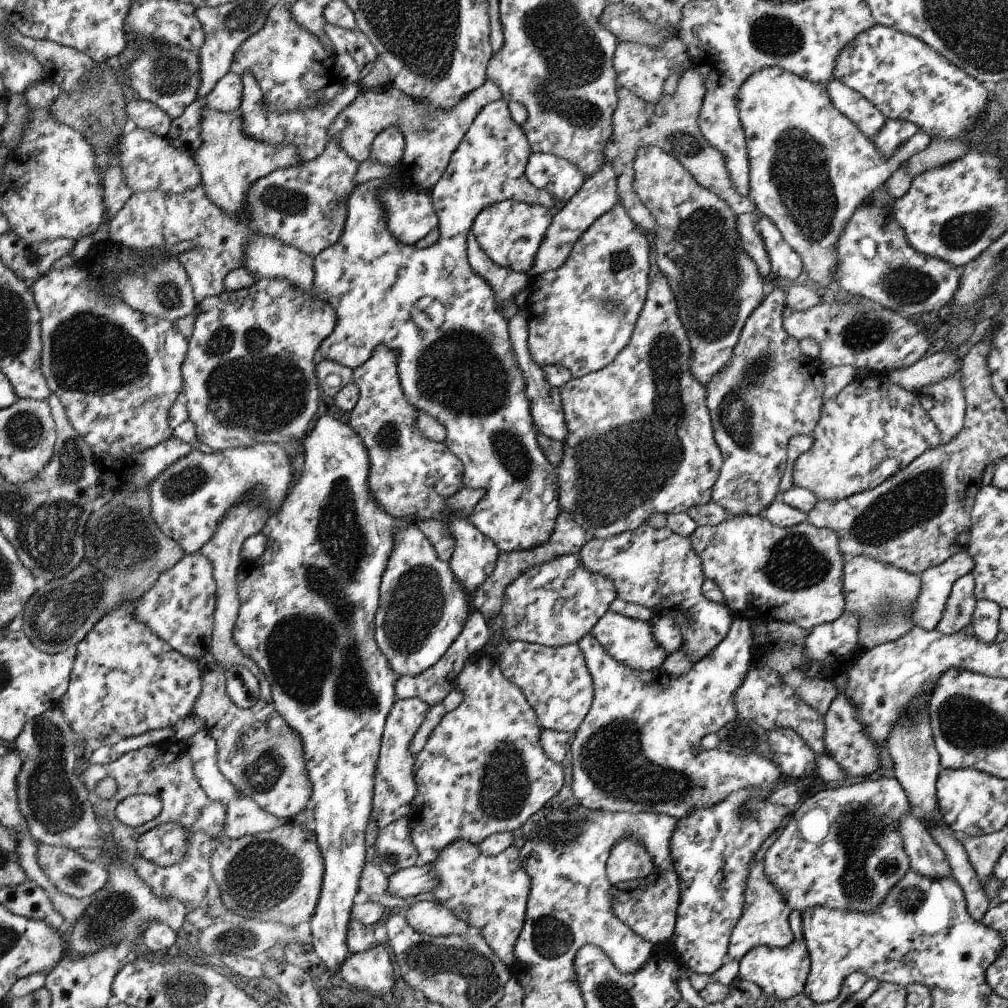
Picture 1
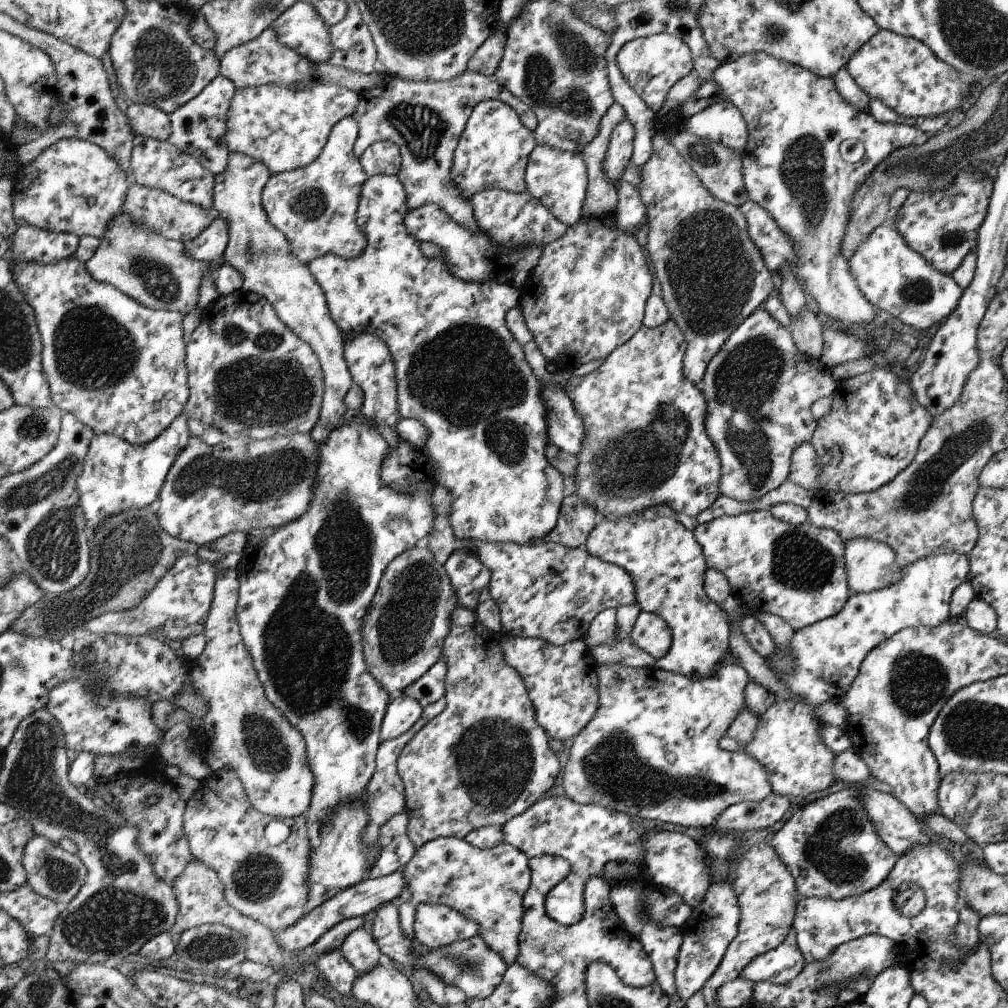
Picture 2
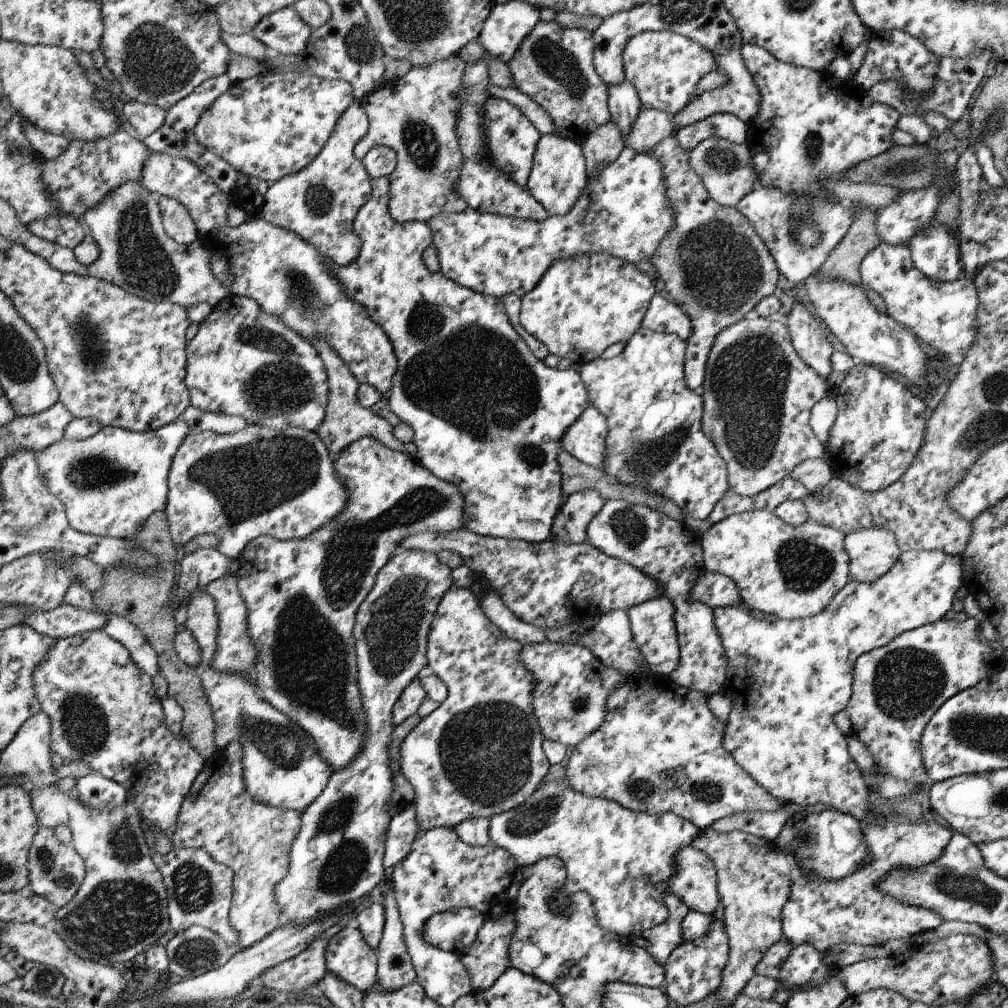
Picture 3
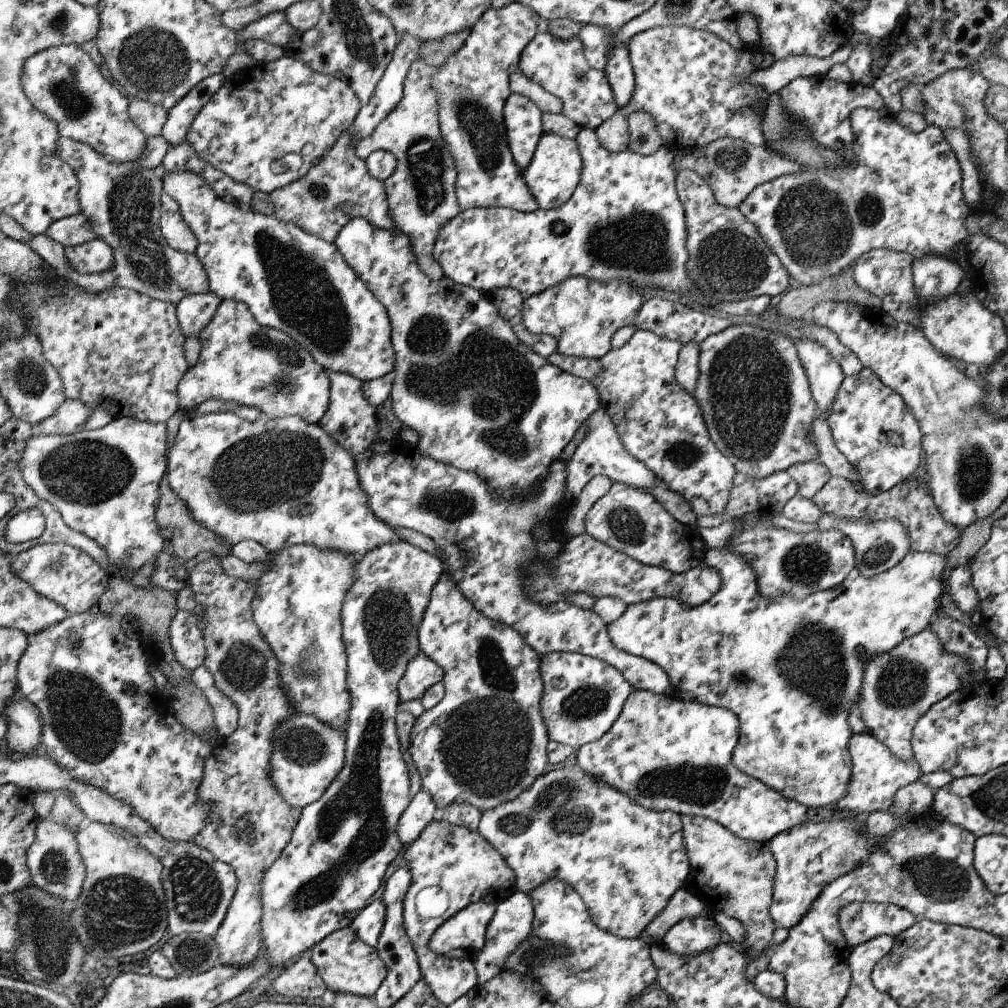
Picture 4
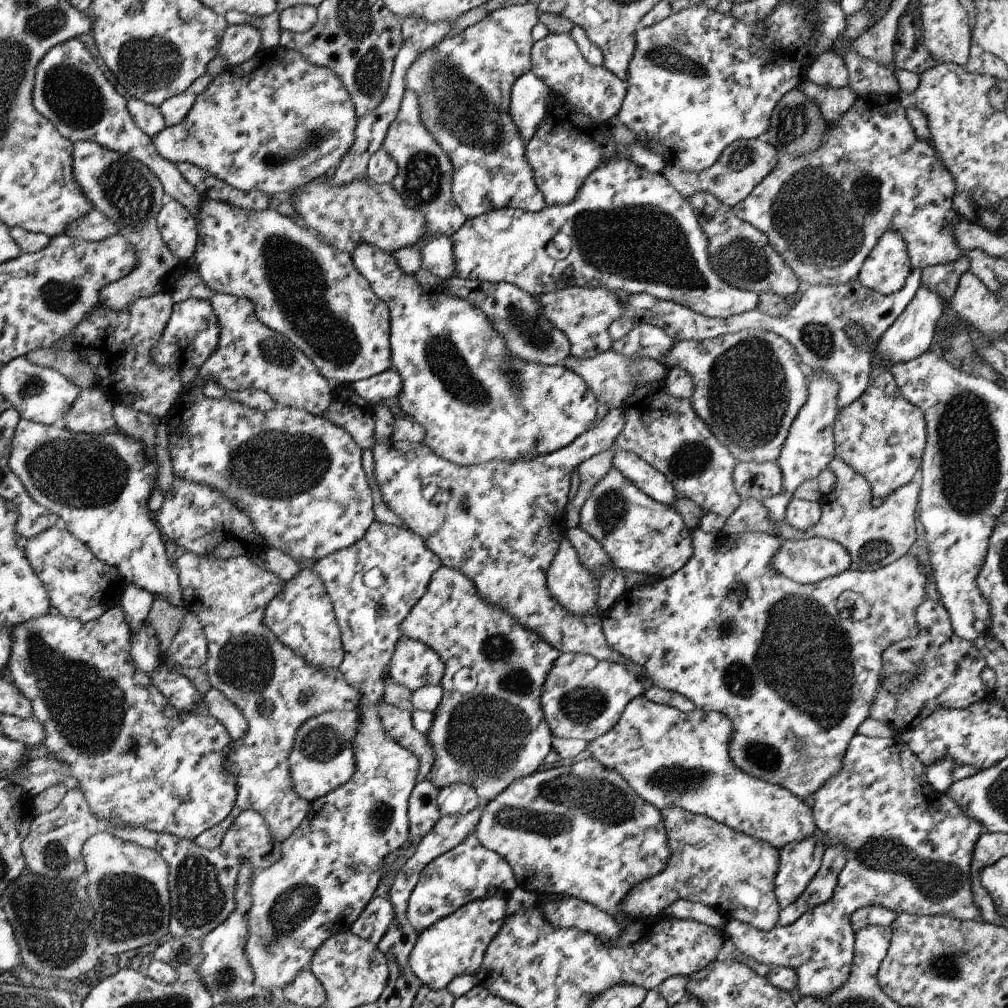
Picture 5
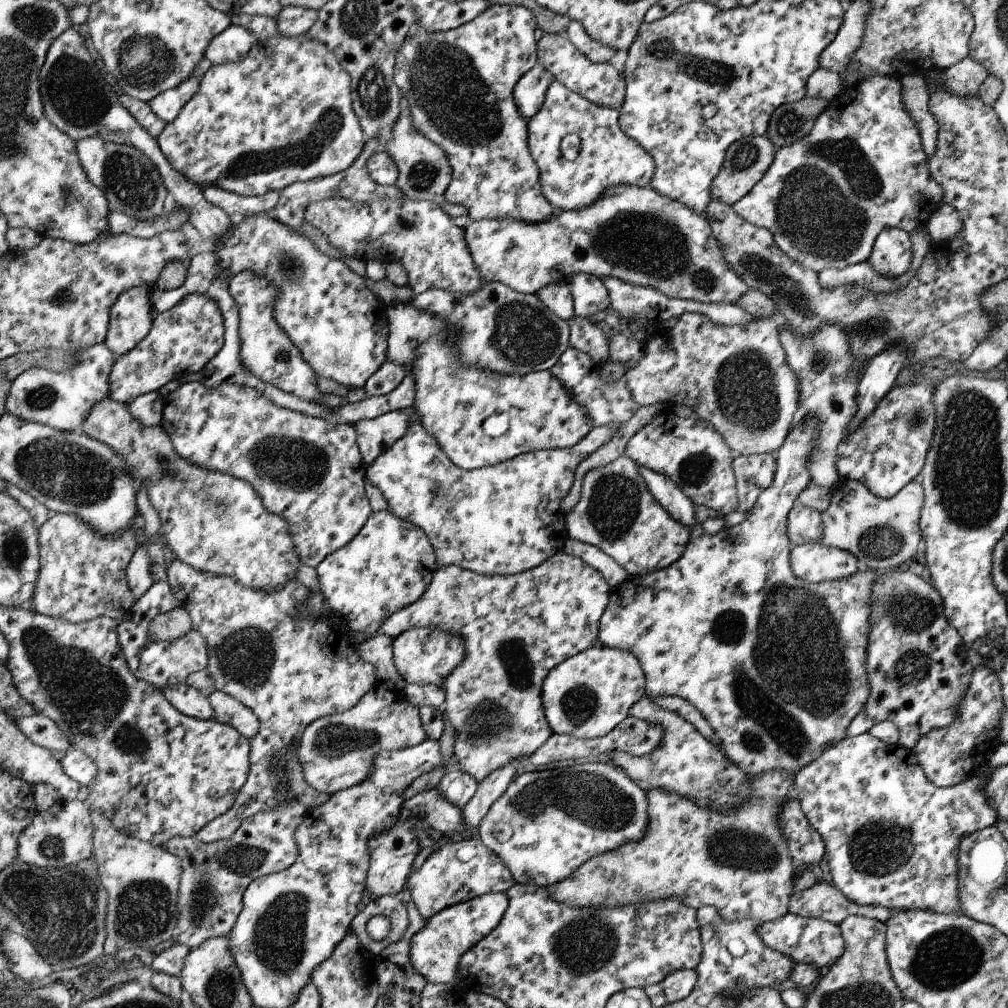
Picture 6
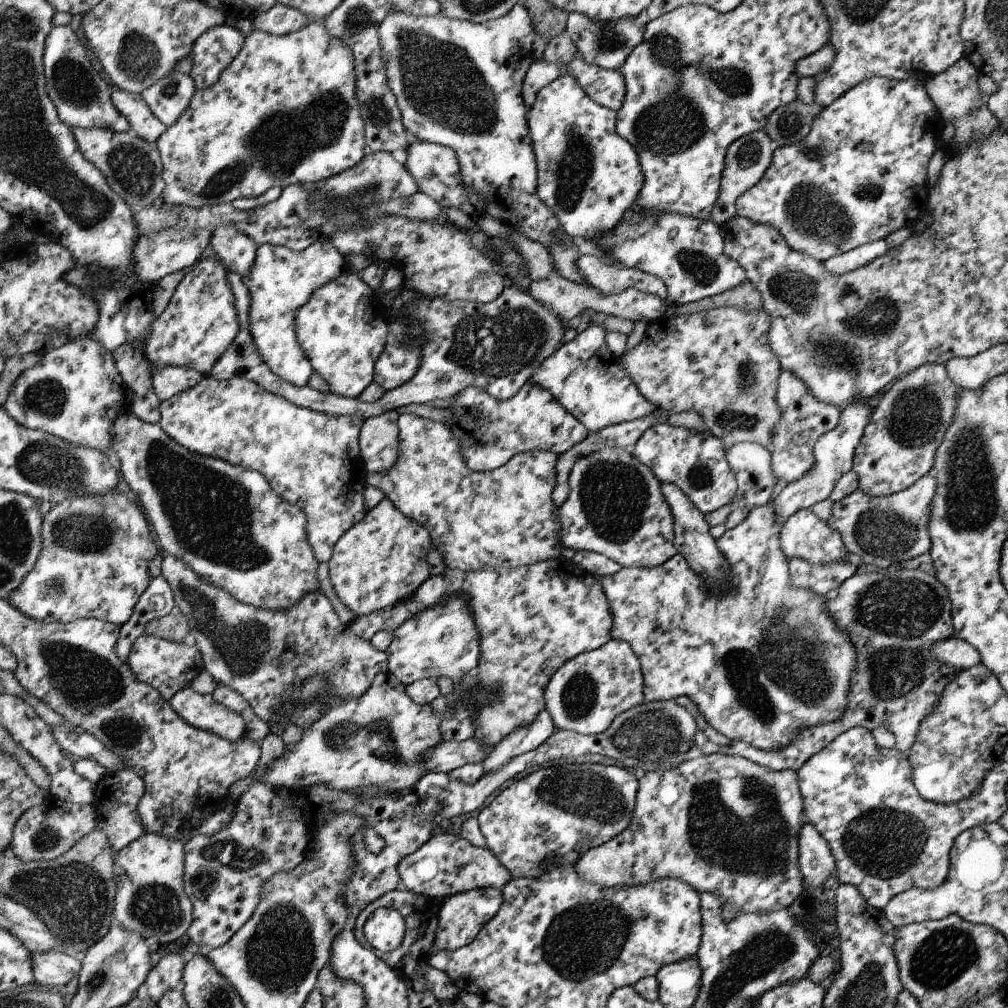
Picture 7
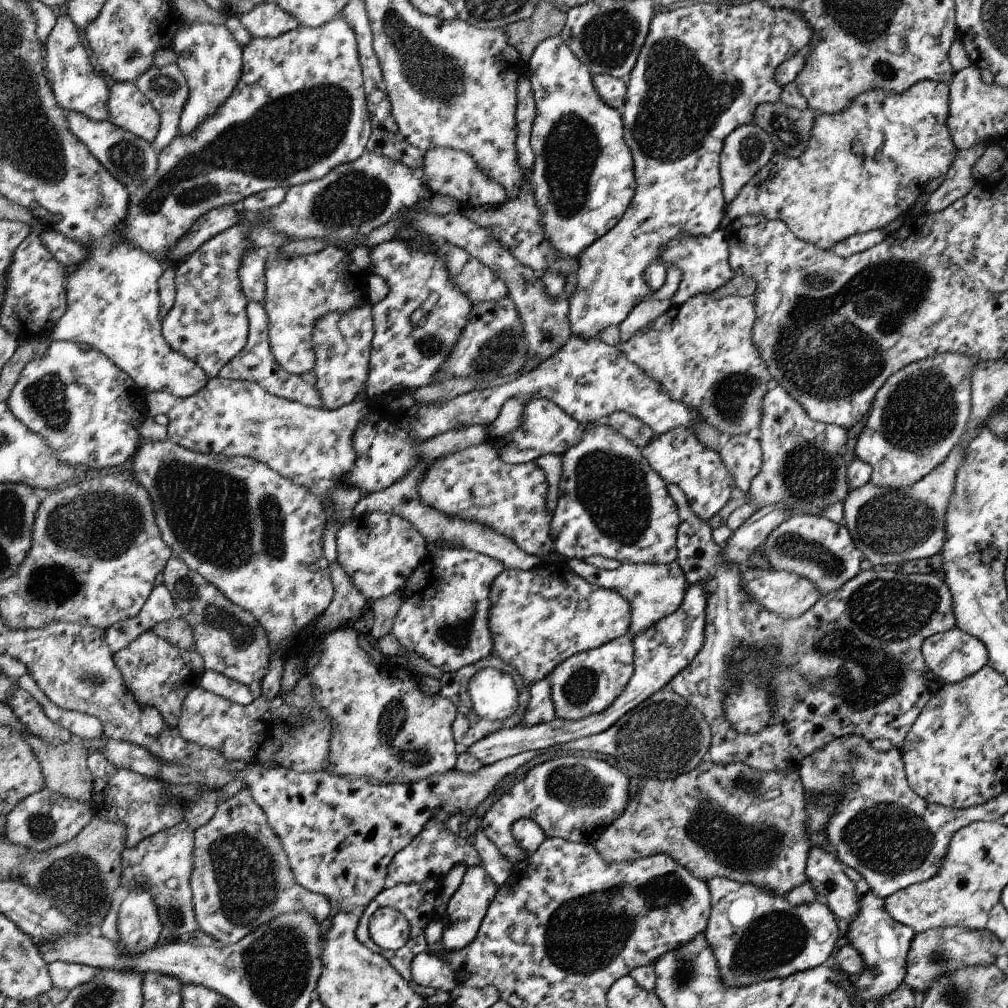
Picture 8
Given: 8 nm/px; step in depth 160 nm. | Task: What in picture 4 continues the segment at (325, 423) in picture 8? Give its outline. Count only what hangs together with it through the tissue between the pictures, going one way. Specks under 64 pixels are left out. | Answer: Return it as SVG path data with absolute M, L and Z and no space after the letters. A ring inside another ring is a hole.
M232 412L188 413L167 450L166 477L170 489L185 503L190 517L231 546L251 539L270 553L306 544L362 556L378 546L400 540L394 527L375 518L369 508L354 457L324 428L306 423L298 416L269 418L261 413L257 420L247 422Z

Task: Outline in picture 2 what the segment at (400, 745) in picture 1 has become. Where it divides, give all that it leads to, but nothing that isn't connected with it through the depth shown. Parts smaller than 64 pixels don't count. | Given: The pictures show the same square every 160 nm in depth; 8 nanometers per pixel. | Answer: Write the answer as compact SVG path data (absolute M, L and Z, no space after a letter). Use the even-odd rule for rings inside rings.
M403 694L393 696L380 724L381 740L394 739L415 726L423 714L423 707L416 699Z

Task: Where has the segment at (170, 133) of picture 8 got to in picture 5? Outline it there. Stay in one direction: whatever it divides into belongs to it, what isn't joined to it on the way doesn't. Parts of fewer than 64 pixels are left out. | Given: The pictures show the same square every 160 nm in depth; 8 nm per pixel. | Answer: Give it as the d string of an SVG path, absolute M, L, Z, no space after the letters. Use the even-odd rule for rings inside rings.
M203 74L198 77L182 94L174 95L168 100L161 102L159 110L164 116L164 122L168 126L174 126L184 121L191 112L192 106L196 102L196 98L208 89L209 82L212 82L209 74Z

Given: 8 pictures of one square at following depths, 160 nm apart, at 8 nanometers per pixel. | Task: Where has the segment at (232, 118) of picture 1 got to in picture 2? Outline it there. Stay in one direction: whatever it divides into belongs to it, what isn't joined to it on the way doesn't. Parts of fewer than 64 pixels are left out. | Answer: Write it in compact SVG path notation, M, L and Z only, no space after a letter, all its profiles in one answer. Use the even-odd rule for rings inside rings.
M231 153L225 168L214 176L212 193L213 214L225 221L228 241L221 258L242 276L245 293L263 295L273 310L316 353L323 372L323 404L320 421L313 426L313 443L323 442L329 433L343 424L341 416L347 409L344 398L352 386L352 375L344 358L344 344L339 328L332 321L328 307L316 278L306 264L292 255L284 234L268 221L260 194L271 176L261 161L243 153Z

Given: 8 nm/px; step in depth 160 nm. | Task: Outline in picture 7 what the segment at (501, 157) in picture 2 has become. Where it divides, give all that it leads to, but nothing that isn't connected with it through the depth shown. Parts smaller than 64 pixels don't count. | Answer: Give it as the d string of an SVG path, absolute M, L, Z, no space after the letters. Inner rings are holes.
M537 59L529 66L528 72L524 74L521 88L521 98L523 98L526 108L529 108L534 103L536 94L541 88L560 75L559 69L556 62L543 59Z

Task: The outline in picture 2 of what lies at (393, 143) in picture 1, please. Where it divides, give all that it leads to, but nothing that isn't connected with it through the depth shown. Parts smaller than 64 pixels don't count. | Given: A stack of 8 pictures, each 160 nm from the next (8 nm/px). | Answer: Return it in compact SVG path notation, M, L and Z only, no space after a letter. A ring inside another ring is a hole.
M390 140L377 141L368 146L359 157L365 174L396 175L400 170L400 151Z

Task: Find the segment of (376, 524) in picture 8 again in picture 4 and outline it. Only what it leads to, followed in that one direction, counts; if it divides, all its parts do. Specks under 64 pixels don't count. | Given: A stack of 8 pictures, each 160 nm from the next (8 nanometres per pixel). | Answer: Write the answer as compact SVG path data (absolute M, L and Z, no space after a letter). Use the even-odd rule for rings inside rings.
M399 540L371 549L357 560L355 568L354 577L356 581L350 586L348 593L345 593L344 606L340 612L340 621L343 623L343 641L344 645L347 647L348 655L347 685L350 696L348 721L346 722L346 727L343 732L346 736L344 764L332 784L324 790L324 793L321 794L316 801L301 808L299 820L296 822L295 832L292 833L291 840L285 845L280 856L269 866L267 873L264 874L263 884L261 884L263 916L261 917L260 925L263 931L264 943L262 952L263 955L268 956L270 968L279 966L279 964L287 964L289 960L293 960L293 958L295 958L297 954L301 954L303 950L311 948L319 941L323 941L328 934L340 928L347 927L349 922L355 920L356 914L360 912L359 908L363 908L363 906L369 902L369 898L375 894L375 890L381 886L381 880L383 880L383 876L385 876L385 870L387 870L389 862L394 860L402 845L399 836L396 834L396 826L399 822L399 818L407 808L408 802L411 800L411 776L408 774L407 764L405 764L401 752L402 744L399 742L399 736L396 734L395 716L398 712L396 708L399 706L400 702L399 682L400 678L404 676L408 662L411 661L413 657L421 654L417 629L420 626L424 610L429 602L431 590L433 590L433 586L435 586L441 573L445 570L445 564L441 562L436 555L429 554L428 551L421 550L420 547L411 543Z

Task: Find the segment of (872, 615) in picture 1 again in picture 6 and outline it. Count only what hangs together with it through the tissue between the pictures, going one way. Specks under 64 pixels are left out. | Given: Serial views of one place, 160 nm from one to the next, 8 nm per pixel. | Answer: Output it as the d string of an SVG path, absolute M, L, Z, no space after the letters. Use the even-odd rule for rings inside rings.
M841 479L831 485L829 494L829 504L821 514L823 533L819 542L822 545L849 551L865 568L876 572L894 569L913 556L922 535L917 526L924 504L924 489L919 479L908 482L888 499L874 495L864 483L853 479Z

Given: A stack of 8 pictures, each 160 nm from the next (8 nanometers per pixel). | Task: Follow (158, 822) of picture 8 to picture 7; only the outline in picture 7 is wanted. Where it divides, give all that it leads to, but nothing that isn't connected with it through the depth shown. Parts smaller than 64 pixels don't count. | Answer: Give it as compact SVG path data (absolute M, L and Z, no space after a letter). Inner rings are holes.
M119 769L112 773L107 772L99 782L96 782L95 786L95 796L92 802L96 807L96 826L111 841L111 850L117 852L145 833L137 812L137 806L144 796L144 782L135 772L129 769Z

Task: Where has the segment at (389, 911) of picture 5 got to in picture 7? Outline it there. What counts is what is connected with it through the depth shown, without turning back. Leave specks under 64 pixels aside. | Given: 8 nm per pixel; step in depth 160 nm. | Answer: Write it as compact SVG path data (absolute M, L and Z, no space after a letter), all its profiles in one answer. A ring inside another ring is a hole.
M393 889L383 896L375 898L373 902L369 902L360 910L354 922L353 938L362 948L372 951L373 955L385 962L389 968L394 968L395 964L407 952L409 945L417 938L419 925L423 921L429 920L433 915L437 916L438 910L439 906L435 906L435 903L431 904L431 900L427 897L414 895L408 890ZM379 907L394 908L404 918L400 945L387 952L381 952L381 950L369 946L362 932L367 916Z

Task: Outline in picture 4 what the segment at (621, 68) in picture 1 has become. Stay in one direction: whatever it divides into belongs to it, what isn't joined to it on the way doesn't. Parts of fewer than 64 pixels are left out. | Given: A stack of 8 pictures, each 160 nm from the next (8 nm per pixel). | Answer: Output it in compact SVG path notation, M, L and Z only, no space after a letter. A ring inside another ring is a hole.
M686 26L653 27L652 29L645 29L644 31L634 34L627 42L626 47L629 51L630 61L633 63L635 88L633 89L632 97L629 99L628 105L625 105L621 110L617 110L617 112L621 113L625 118L630 112L635 112L636 110L647 112L647 114L650 114L653 117L659 136L671 150L675 151L679 148L679 150L683 150L685 154L693 154L693 157L697 150L701 150L702 146L708 145L718 138L731 137L732 139L745 141L753 146L765 144L765 140L760 132L760 120L762 119L760 104L763 103L765 105L769 94L760 86L752 85L746 81L746 76L751 71L757 69L755 62L753 62L752 50L759 49L760 51L763 51L759 42L753 45L741 44L741 48L737 51L736 48L729 46L729 43L721 40L719 36L714 35L711 31L697 30Z

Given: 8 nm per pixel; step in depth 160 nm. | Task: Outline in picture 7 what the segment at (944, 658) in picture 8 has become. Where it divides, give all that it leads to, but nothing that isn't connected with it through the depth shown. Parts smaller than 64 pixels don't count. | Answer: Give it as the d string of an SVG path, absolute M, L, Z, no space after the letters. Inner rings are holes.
M949 638L936 642L932 646L932 655L940 663L947 664L951 669L967 670L980 662L980 654L968 642Z

